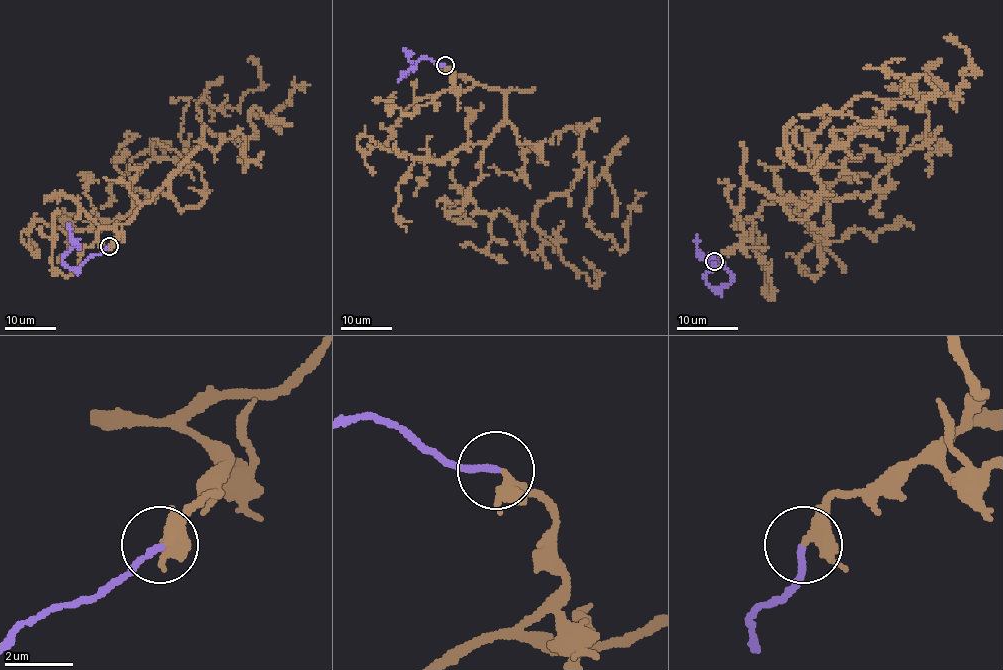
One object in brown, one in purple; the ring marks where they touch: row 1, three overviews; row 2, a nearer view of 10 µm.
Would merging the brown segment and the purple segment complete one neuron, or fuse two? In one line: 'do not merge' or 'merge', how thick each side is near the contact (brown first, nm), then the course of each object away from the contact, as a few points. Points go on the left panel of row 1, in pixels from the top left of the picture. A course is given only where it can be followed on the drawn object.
merge | 280/190 nm | brown via (109, 246), (167, 182), (197, 206), (203, 143), (241, 134), (244, 168), (197, 107), (257, 89), (247, 59) | purple via (109, 246), (90, 256), (78, 269), (70, 269), (64, 264), (63, 256), (77, 246), (70, 236), (69, 223)

